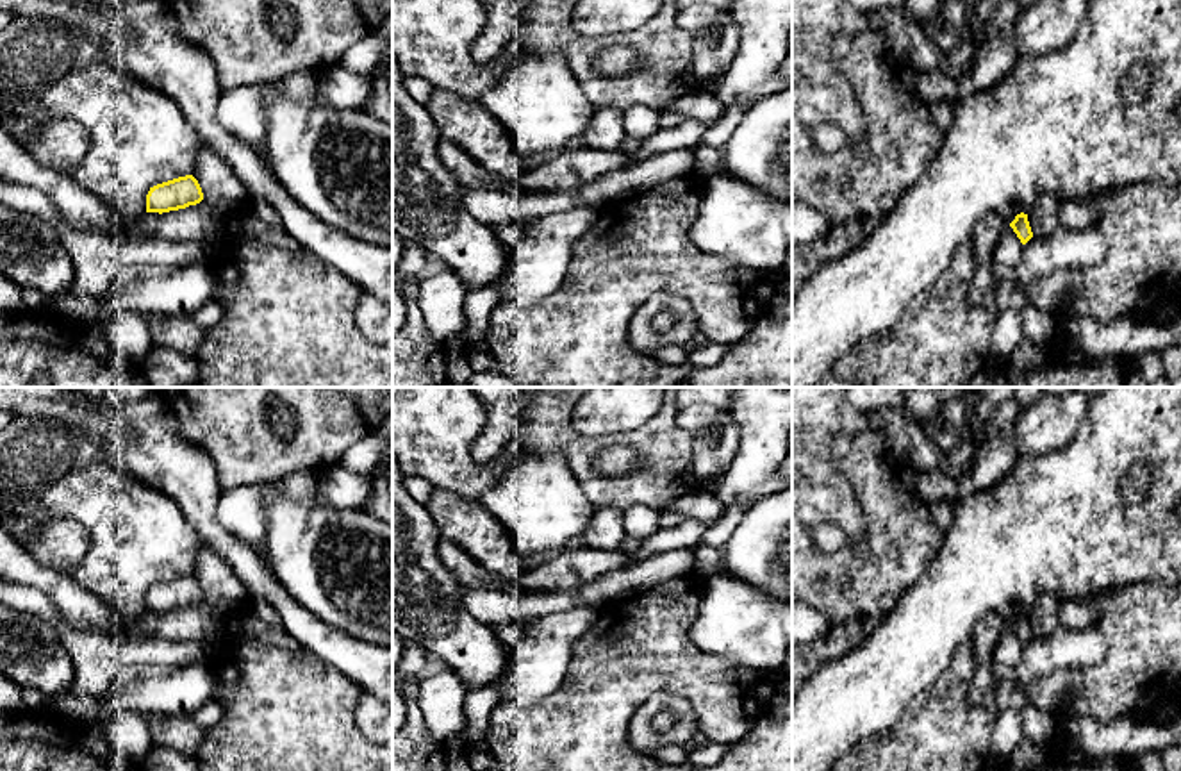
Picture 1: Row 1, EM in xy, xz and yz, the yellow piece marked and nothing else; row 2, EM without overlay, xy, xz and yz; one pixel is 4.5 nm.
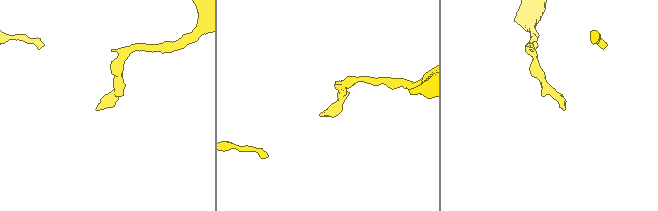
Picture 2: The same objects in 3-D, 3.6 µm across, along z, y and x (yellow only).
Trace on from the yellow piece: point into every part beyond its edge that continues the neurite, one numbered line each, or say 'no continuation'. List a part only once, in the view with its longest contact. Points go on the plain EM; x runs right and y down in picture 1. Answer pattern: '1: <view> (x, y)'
no continuation

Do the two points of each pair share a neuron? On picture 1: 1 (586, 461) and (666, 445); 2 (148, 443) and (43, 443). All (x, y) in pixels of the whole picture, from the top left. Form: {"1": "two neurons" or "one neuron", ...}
{"1": "one neuron", "2": "two neurons"}

